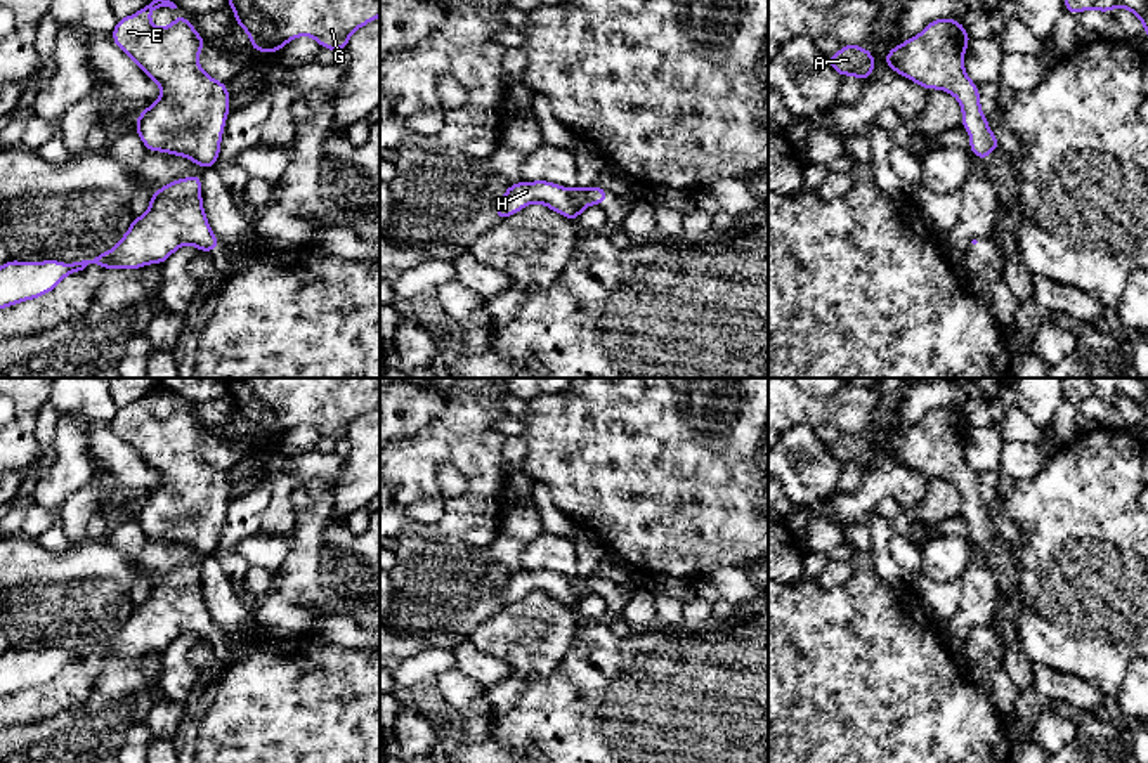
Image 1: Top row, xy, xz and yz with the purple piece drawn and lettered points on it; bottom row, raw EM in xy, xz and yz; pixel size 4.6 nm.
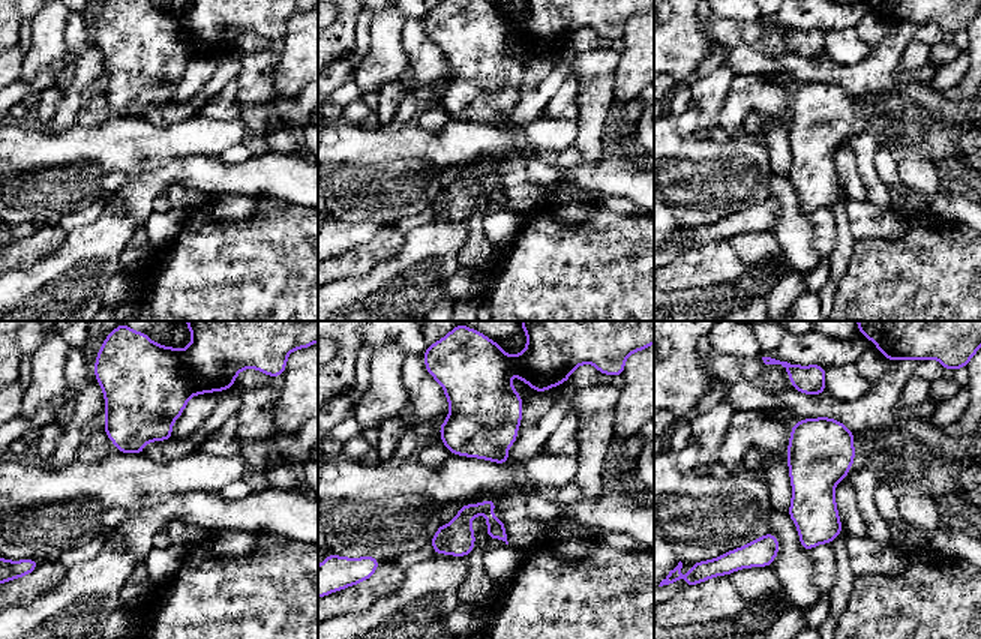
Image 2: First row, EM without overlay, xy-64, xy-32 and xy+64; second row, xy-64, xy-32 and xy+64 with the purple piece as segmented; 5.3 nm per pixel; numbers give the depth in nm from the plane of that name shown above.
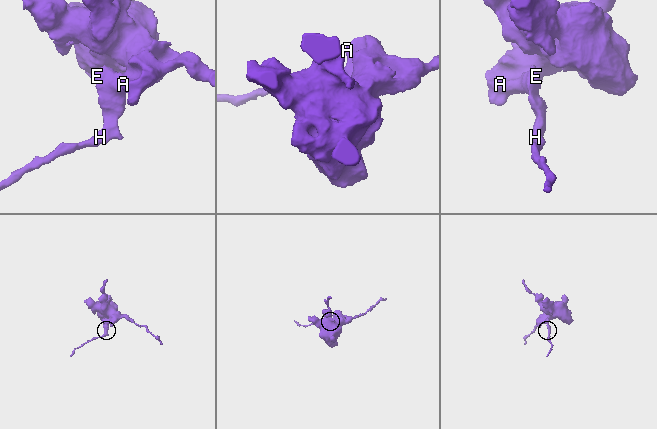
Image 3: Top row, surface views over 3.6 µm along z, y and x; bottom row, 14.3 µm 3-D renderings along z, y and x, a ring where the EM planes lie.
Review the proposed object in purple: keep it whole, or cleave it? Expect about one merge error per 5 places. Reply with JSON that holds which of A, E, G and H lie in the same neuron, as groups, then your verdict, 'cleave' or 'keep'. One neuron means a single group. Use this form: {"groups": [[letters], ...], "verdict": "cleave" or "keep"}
{"groups": [["A", "E", "G", "H"]], "verdict": "keep"}

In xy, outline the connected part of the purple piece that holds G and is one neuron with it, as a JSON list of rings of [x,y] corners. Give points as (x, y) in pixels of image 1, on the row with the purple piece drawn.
[[[229,0],[236,23],[250,35],[251,50],[279,52],[284,43],[307,35],[321,47],[343,50],[350,35],[380,16],[380,0]]]

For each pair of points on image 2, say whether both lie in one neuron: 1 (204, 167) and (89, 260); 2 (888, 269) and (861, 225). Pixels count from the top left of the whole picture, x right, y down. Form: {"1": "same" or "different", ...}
{"1": "same", "2": "different"}

